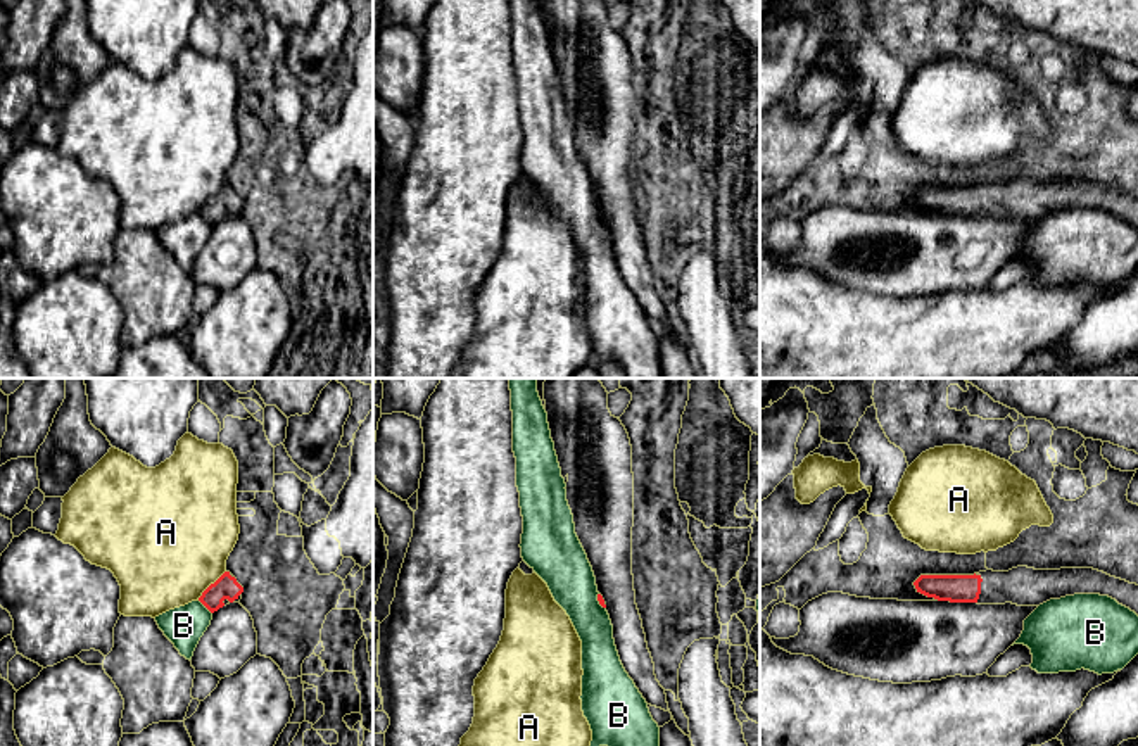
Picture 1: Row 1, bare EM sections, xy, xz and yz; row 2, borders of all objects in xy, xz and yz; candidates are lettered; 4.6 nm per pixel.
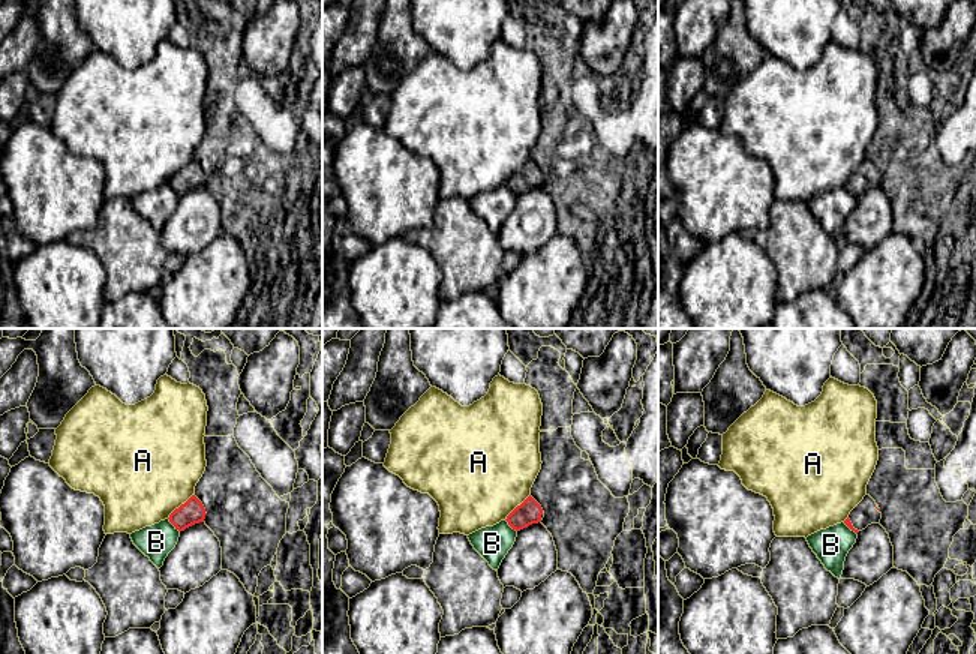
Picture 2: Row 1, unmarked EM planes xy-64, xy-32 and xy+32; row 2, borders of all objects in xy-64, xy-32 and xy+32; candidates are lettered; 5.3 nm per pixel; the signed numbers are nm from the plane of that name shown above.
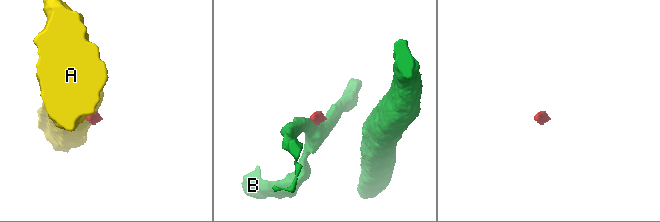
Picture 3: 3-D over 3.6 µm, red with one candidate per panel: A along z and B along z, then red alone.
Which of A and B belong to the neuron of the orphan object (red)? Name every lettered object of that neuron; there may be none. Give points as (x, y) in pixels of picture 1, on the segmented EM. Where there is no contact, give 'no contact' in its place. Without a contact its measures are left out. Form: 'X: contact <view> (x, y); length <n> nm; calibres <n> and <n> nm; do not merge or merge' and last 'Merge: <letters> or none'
A: contact xy (209, 586); length 190 nm; calibres 110 and 500 nm; do not merge
B: contact xy (204, 605); length 90 nm; calibres 110 and 180 nm; do not merge
Merge: none

